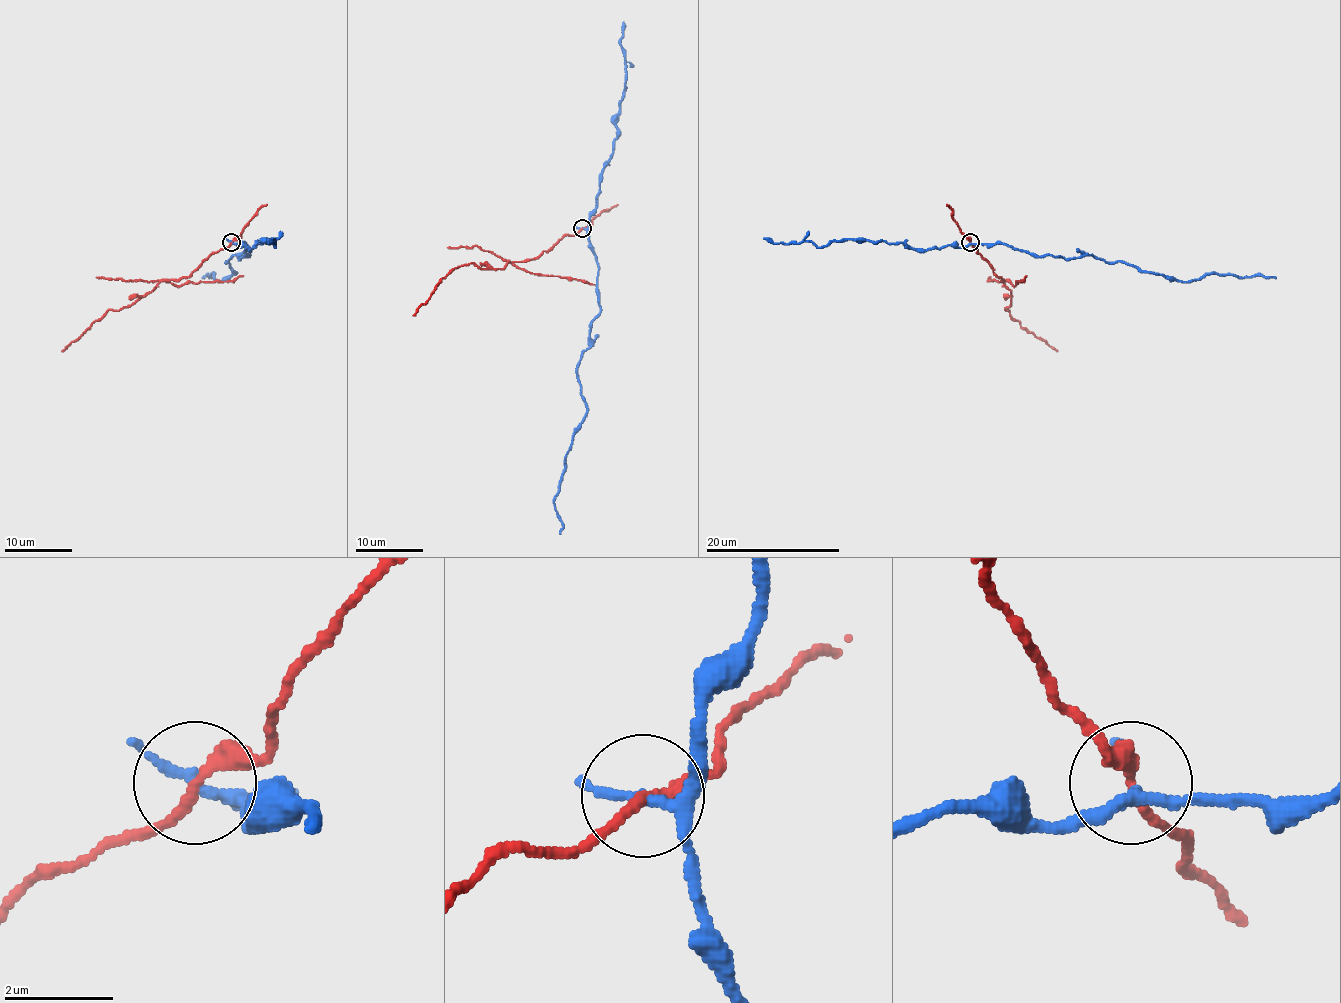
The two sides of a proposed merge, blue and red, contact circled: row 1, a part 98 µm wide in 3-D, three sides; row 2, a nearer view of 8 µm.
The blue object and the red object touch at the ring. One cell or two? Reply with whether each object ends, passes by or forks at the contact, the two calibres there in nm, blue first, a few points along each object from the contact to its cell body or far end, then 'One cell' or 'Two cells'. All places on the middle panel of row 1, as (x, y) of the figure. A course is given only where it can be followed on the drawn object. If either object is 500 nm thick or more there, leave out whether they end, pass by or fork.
At the ring blue forks. At the ring red passes by. Thickness 160 nm (blue) against 220 nm. Course of blue: (583, 228), (598, 265), (599, 314), (578, 366), (586, 416), (573, 437), (554, 500), (562, 526), (559, 534). Course of red: (583, 228), (578, 233), (559, 238), (537, 257), (512, 262), (502, 269), (458, 265), (440, 280), (413, 316). Two cells

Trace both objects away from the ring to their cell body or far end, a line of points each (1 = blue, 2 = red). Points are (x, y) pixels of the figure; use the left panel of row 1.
1: (232, 242), (247, 246), (248, 256), (227, 261), (235, 272), (222, 281), (213, 274), (203, 278), (208, 278)
2: (232, 242), (208, 256), (186, 278), (161, 281), (131, 304), (117, 311), (107, 311), (62, 351)

